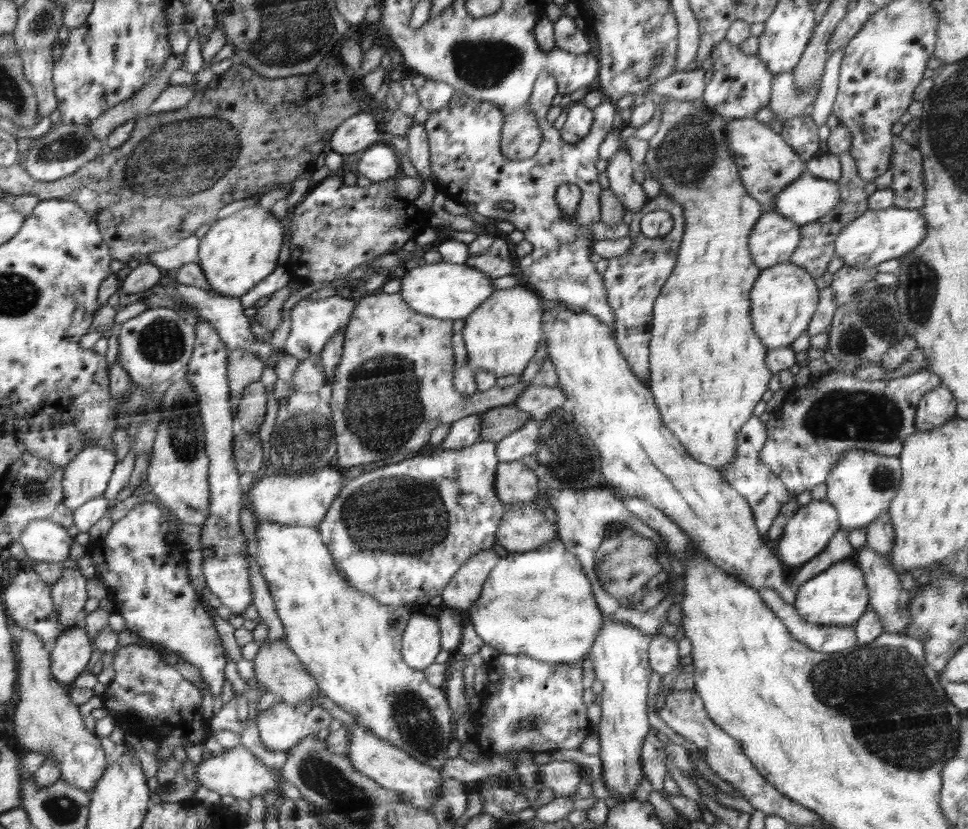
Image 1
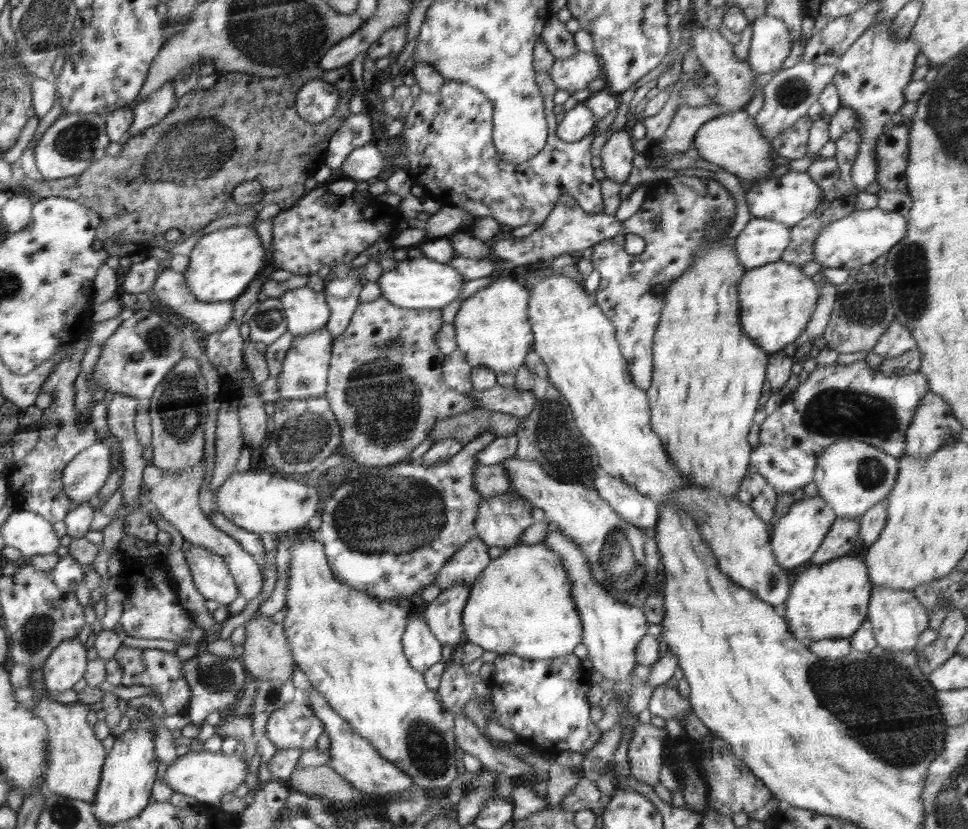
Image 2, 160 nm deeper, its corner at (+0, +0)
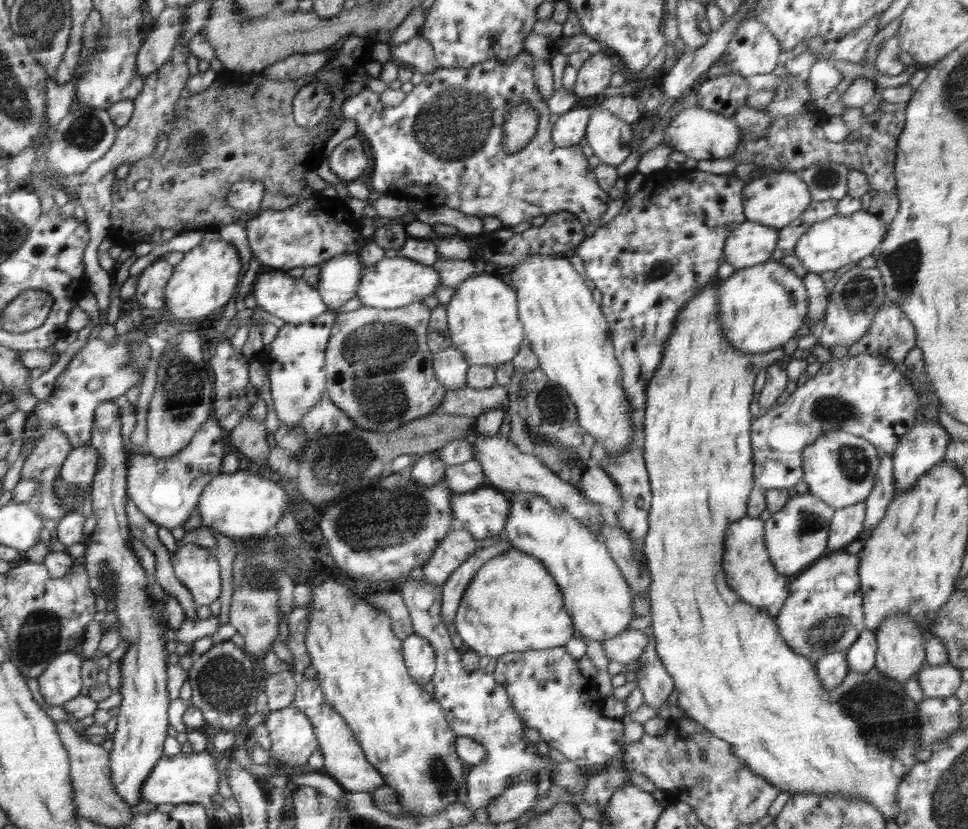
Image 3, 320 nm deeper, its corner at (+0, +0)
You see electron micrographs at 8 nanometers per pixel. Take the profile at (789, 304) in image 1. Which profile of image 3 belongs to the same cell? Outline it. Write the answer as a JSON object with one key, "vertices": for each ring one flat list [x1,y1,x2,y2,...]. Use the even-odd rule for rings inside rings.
{"vertices":[[772,258,765,263,735,270,718,289,718,310,725,338,738,350,758,354,782,347,804,324,808,295,802,279]]}

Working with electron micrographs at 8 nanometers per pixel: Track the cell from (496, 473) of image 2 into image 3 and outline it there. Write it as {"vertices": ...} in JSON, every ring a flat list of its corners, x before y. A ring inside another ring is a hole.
{"vertices":[[474,459,447,466,443,480,452,493,474,492,477,488,484,487,486,481,481,464]]}

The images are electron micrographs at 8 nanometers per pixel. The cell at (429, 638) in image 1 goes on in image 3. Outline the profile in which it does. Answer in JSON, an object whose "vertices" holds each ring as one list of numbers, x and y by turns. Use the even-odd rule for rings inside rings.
{"vertices":[[412,634,401,642,405,667,418,684,430,682,435,673,436,653,422,636]]}

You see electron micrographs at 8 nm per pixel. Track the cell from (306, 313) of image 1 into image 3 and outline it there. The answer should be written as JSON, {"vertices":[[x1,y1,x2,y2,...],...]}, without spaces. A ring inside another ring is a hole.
{"vertices":[[270,269,265,273,259,272,250,294,256,299,260,309,282,318,286,323,309,323,311,320,316,319,319,314,328,310,320,297,317,287,308,285,303,277,288,275,285,270]]}

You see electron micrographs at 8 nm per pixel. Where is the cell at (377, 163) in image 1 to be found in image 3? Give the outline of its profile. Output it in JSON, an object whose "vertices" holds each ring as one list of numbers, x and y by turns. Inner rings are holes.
{"vertices":[[358,134,342,140,326,159,330,170,347,183,356,180,370,164,370,156,364,152,364,142]]}

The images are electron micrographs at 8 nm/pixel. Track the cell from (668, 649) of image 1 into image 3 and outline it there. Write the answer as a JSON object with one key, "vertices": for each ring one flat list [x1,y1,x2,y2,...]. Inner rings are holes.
{"vertices":[[626,630,602,644,609,661,629,663,636,660,648,646,648,637,640,630]]}

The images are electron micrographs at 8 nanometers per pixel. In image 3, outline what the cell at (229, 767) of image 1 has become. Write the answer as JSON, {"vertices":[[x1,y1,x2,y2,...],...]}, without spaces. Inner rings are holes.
{"vertices":[[208,750,178,754,174,757,166,757,157,763,153,774,142,787,142,800,154,805,172,803,174,805,196,803,202,804,204,808,210,808,210,796,216,794,220,782,220,772,216,768,216,762,212,753]]}

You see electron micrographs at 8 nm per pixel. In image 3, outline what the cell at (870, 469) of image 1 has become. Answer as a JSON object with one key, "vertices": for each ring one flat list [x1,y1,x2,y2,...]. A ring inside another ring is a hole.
{"vertices":[[843,430,818,436,809,447,802,449,802,460,803,480,809,484,810,493,835,510,866,501,881,464,878,449,871,442]]}

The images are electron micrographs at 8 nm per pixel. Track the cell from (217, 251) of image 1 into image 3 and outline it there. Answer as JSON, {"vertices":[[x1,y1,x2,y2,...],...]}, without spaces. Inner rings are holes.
{"vertices":[[222,239,202,242,184,253,183,259,175,267,172,278,166,284,168,314,172,318,204,318,214,310,228,304,242,270,240,256,232,243]]}

